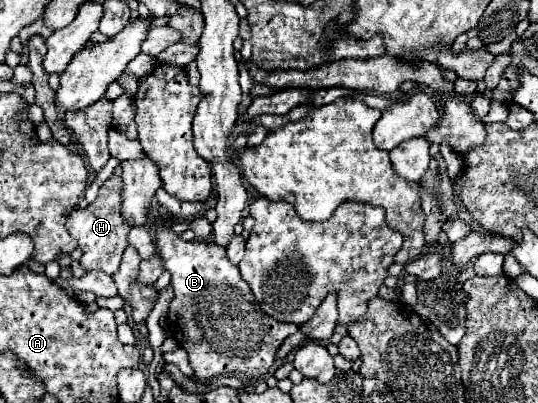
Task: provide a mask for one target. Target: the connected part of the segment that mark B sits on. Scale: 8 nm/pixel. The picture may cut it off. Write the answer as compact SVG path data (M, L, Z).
M158 229L156 231L156 247L164 261L164 267L172 275L172 289L174 299L168 309L168 331L178 341L182 349L186 349L190 357L190 365L194 369L194 377L200 381L210 381L220 375L244 375L248 381L264 379L276 359L276 351L280 343L298 331L298 325L288 325L274 321L266 313L262 313L258 301L254 299L248 283L240 277L240 271L236 265L232 265L226 257L226 251L218 245L212 245L208 241L184 241L180 235L172 233L170 229Z

